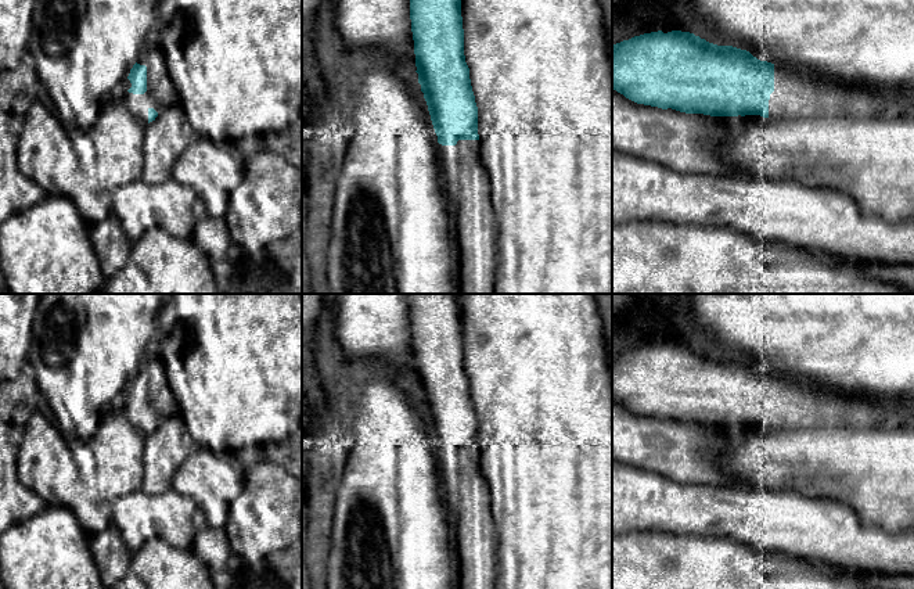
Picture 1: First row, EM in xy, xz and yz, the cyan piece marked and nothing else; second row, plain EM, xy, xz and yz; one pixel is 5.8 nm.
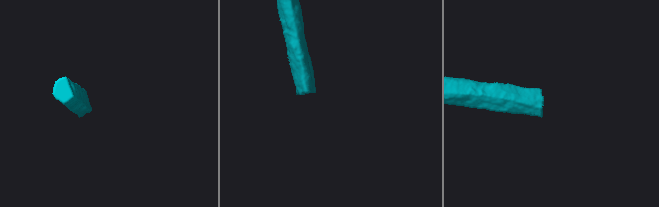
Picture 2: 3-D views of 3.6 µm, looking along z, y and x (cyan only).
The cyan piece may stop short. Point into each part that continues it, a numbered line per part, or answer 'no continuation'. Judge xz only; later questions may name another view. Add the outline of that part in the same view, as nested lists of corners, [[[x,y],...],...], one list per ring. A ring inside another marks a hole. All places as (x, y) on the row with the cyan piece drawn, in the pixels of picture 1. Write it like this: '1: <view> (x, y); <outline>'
1: xz (467, 185); [[[458,140],[456,146],[438,143],[438,154],[451,211],[453,236],[460,255],[458,294],[494,294],[496,226],[489,176],[479,157],[479,140]]]

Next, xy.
1: xy (159, 94); [[[148,46],[141,53],[137,64],[147,67],[147,91],[144,94],[129,93],[132,83],[127,79],[122,87],[122,100],[126,108],[143,125],[147,125],[150,108],[159,114],[165,108],[177,104],[177,98],[158,46]]]

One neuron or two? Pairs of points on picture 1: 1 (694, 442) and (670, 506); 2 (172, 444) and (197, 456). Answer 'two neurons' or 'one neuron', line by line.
1: two neurons
2: two neurons

